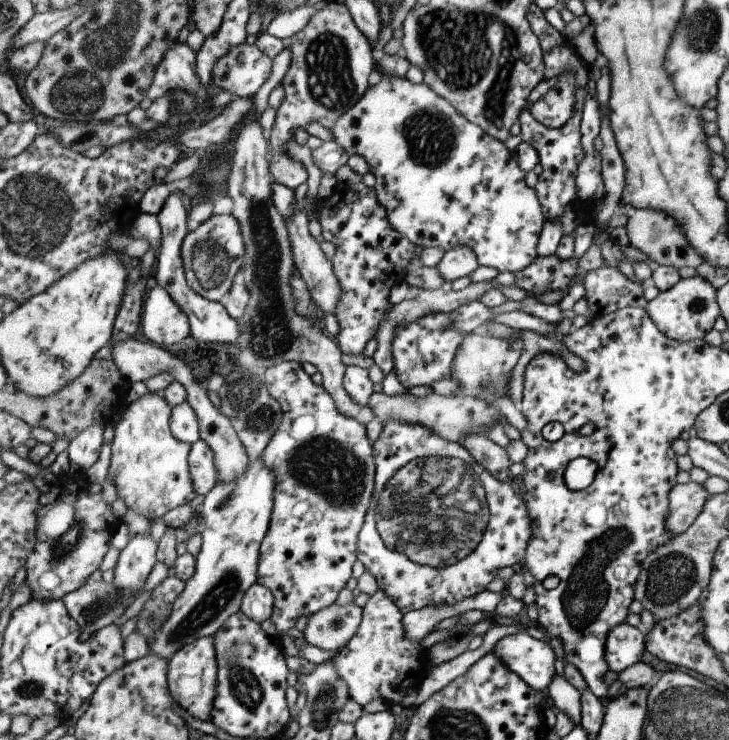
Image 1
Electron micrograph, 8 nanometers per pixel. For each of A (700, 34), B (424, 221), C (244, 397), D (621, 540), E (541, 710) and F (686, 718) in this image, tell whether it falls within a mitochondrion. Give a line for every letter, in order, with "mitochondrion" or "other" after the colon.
A: mitochondrion
B: other
C: mitochondrion
D: mitochondrion
E: other
F: mitochondrion

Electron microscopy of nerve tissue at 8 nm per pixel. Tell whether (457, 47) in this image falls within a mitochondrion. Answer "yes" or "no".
yes

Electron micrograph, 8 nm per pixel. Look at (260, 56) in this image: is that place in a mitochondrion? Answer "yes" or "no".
no

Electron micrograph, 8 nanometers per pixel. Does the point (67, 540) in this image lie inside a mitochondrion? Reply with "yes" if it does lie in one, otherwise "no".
yes

